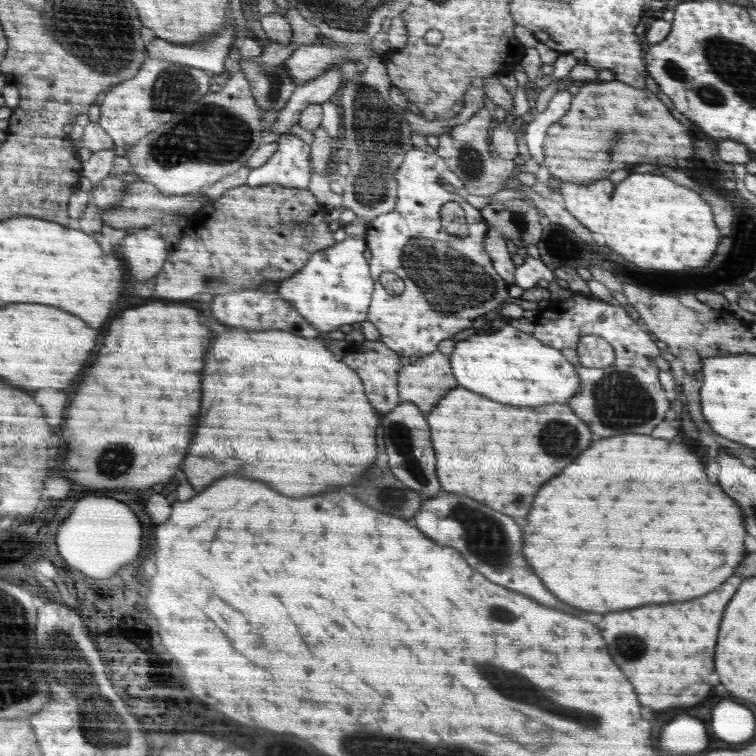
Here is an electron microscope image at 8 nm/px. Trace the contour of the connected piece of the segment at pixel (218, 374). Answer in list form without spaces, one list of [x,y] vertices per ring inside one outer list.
[[[230,328],[226,334],[216,336],[210,342],[210,350],[206,352],[206,394],[202,396],[202,422],[198,422],[198,434],[194,436],[194,446],[190,446],[190,454],[186,456],[186,466],[182,470],[188,476],[188,482],[194,486],[196,492],[202,492],[212,482],[220,480],[226,474],[242,474],[242,478],[258,478],[262,482],[270,482],[274,490],[282,490],[282,494],[290,494],[292,498],[314,496],[326,490],[334,490],[344,484],[354,484],[362,478],[362,474],[374,464],[376,460],[376,428],[378,416],[374,407],[370,406],[363,382],[355,370],[344,362],[340,362],[330,350],[326,350],[320,340],[302,338],[284,330],[264,330],[260,332],[246,332],[242,328]]]

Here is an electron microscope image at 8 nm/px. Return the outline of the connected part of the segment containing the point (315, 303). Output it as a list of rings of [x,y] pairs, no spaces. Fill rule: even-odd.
[[[362,237],[348,238],[331,246],[329,249],[318,251],[310,257],[309,262],[292,277],[283,280],[277,293],[281,298],[288,299],[313,326],[322,334],[328,334],[342,324],[364,322],[366,312],[375,288],[373,278],[368,272],[368,262],[362,254],[368,244]],[[360,312],[364,312],[360,320]]]

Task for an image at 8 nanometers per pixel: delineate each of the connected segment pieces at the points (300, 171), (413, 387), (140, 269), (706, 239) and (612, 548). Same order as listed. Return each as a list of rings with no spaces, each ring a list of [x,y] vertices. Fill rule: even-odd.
[[[286,133],[277,141],[276,153],[258,168],[252,169],[245,184],[250,187],[276,184],[286,188],[308,188],[310,182],[310,144],[302,142],[300,138]]]
[[[435,350],[418,361],[405,364],[398,375],[399,397],[426,410],[426,414],[456,388],[452,363],[446,354]]]
[[[157,227],[142,228],[123,240],[122,256],[130,268],[130,280],[136,286],[138,280],[148,280],[164,268],[168,250]]]
[[[657,173],[630,174],[620,184],[614,185],[609,178],[602,178],[590,185],[578,185],[572,182],[563,182],[558,190],[565,199],[564,205],[584,226],[591,231],[600,232],[612,250],[616,250],[626,260],[638,266],[650,266],[660,270],[686,270],[686,268],[700,268],[710,262],[714,256],[718,243],[721,241],[721,232],[712,218],[713,210],[692,190],[674,184],[672,180]]]
[[[642,434],[594,442],[578,462],[542,486],[526,522],[526,560],[548,590],[570,606],[600,614],[644,604],[686,602],[708,594],[734,574],[746,552],[742,512],[718,484],[710,484],[700,458],[684,444]]]

